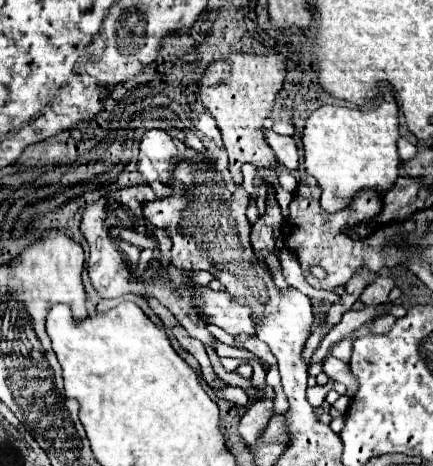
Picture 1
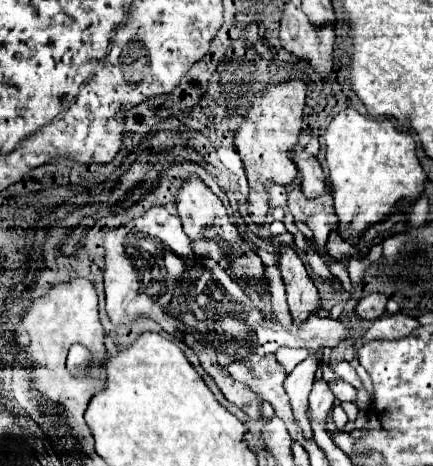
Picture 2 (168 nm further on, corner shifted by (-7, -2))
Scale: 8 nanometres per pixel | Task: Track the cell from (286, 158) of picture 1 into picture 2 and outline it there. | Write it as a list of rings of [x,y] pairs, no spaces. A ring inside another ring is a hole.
[[[297,154],[293,158],[295,158],[295,164],[299,168],[303,194],[309,200],[325,194],[327,192],[327,178],[325,178],[325,174],[323,174],[317,158],[299,158]]]

